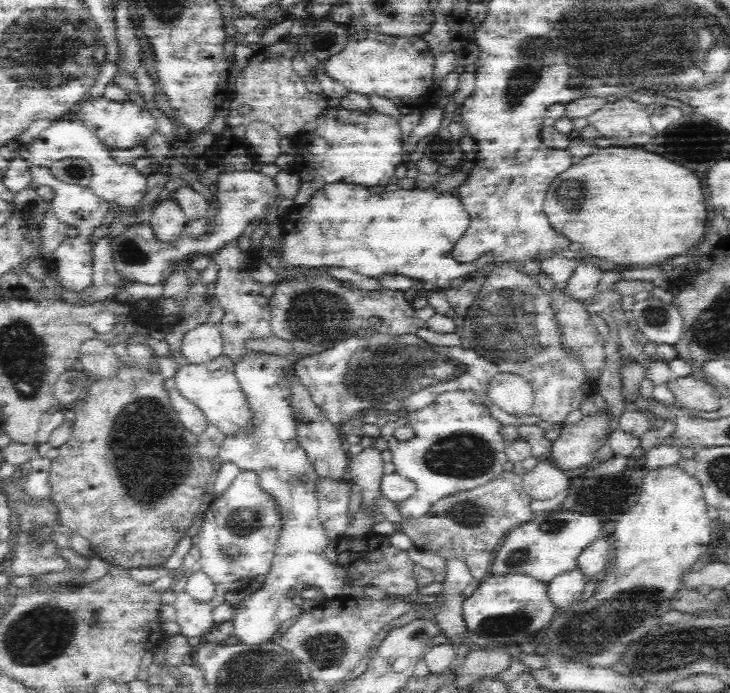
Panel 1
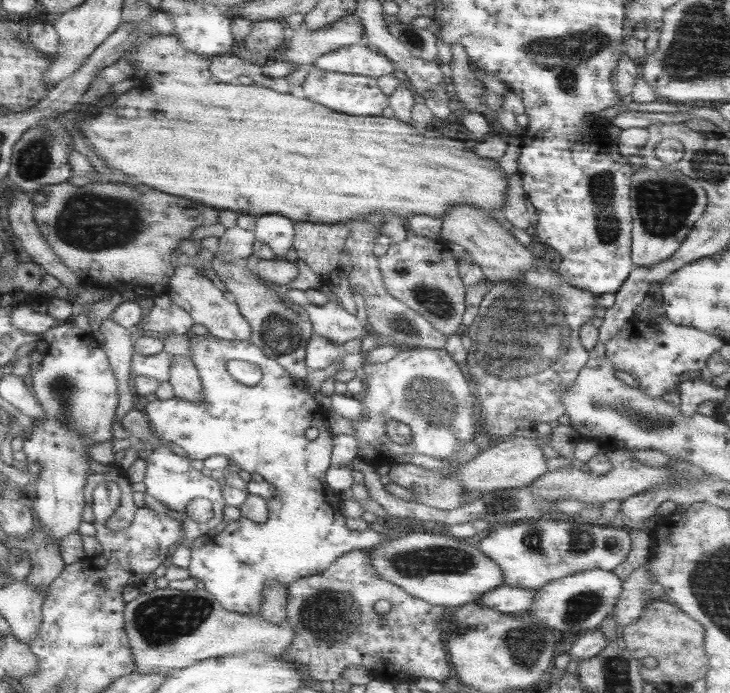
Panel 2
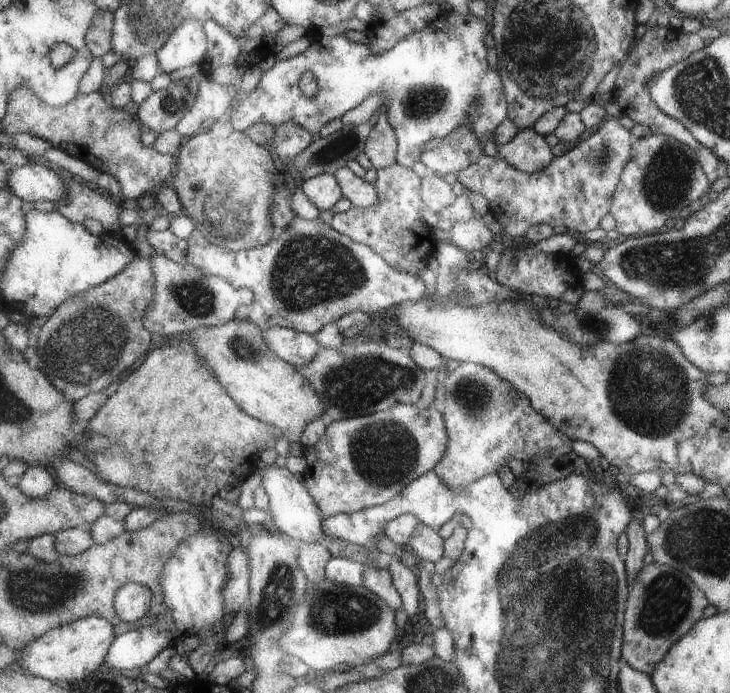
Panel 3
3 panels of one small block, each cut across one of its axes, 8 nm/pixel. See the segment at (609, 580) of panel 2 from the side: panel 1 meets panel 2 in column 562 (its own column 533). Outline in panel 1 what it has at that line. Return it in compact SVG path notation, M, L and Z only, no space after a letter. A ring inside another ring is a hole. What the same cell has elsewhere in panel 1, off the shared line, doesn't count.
M526 574L488 576L462 604L462 616L468 626L468 632L488 638L492 646L512 650L514 646L530 640L526 638L528 634L544 630L556 610L558 608L548 598L548 584Z

